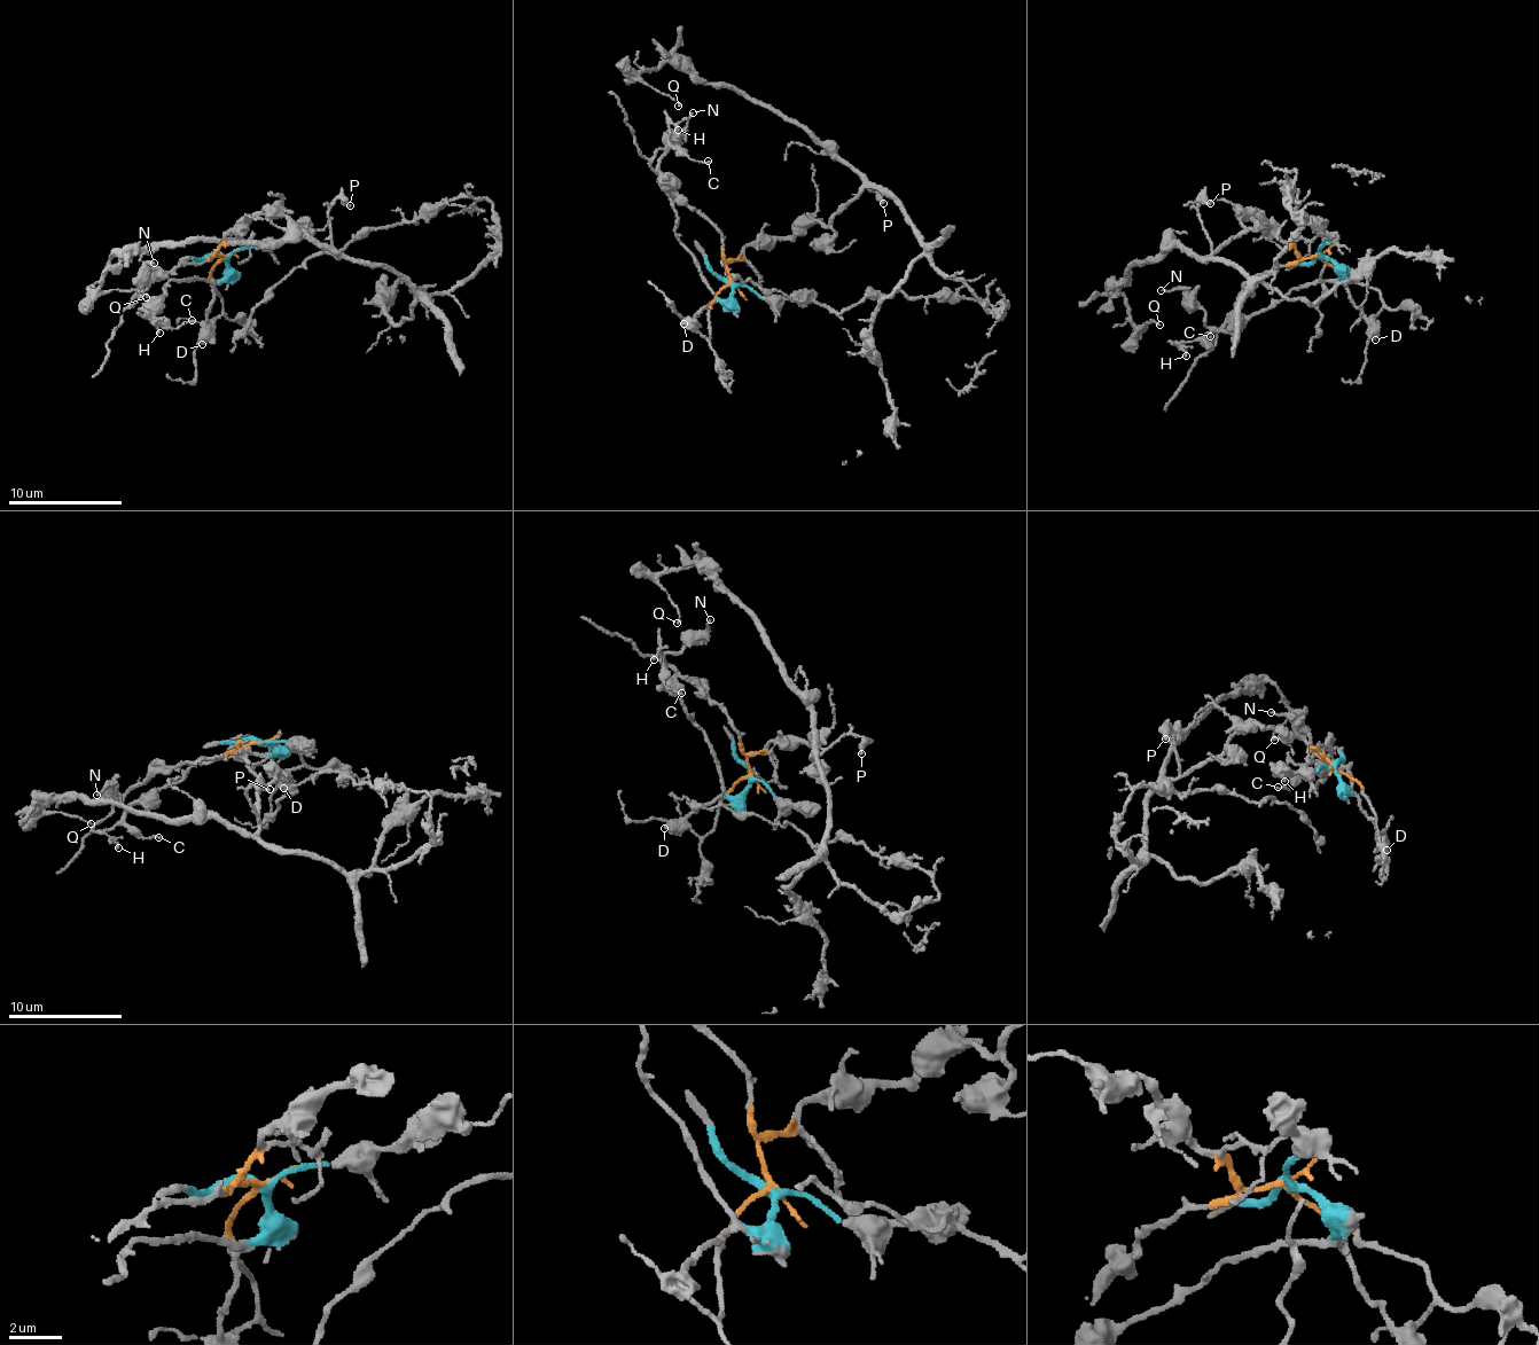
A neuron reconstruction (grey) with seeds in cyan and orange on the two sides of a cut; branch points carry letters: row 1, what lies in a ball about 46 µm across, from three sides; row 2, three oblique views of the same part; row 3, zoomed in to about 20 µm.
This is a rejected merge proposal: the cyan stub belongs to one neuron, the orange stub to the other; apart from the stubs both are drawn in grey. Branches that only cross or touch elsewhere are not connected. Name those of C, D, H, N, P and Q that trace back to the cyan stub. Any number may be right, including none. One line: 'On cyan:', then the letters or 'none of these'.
On cyan: C, D, H

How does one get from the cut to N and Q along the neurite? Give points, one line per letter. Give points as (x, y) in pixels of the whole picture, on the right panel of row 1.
N: (1319, 256), (1274, 266), (1249, 284), (1219, 326), (1207, 322), (1205, 313), (1180, 290), (1162, 289)
Q: (1319, 256), (1301, 257), (1245, 214), (1208, 256), (1163, 249), (1131, 265), (1114, 291), (1138, 327), (1161, 325)

